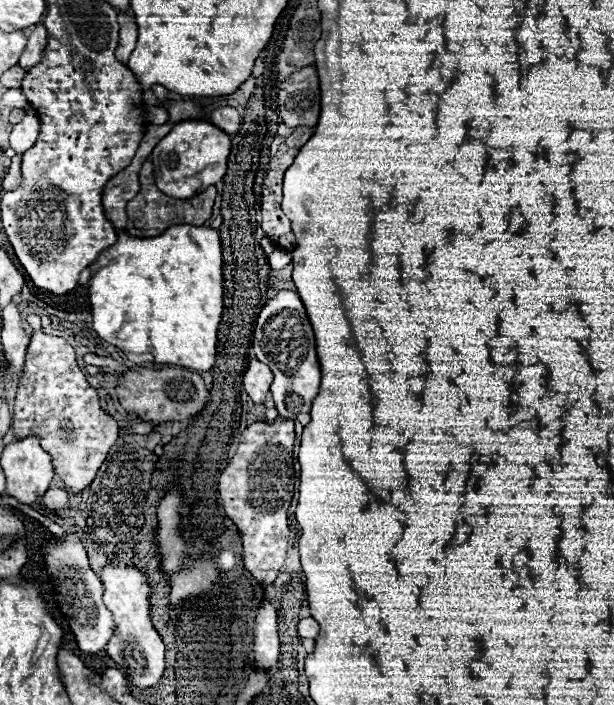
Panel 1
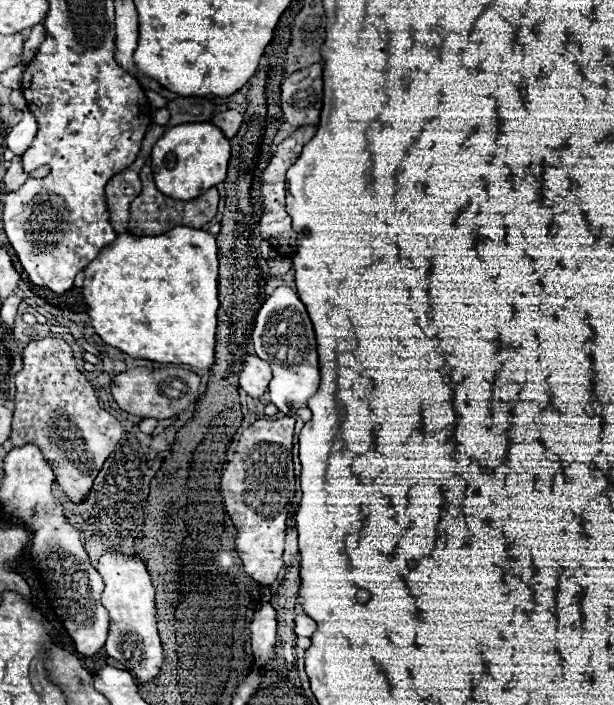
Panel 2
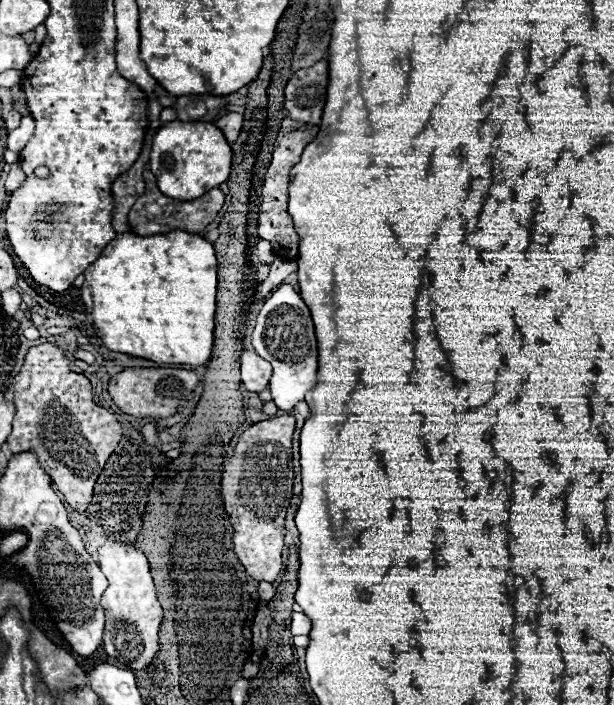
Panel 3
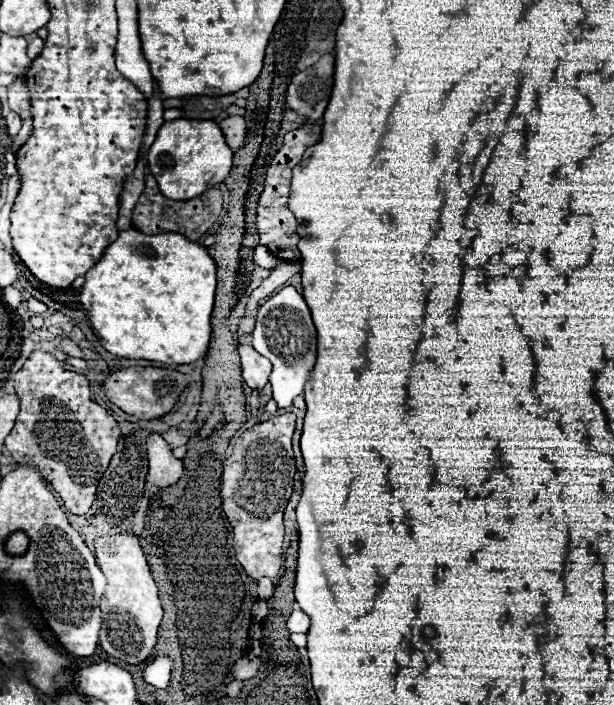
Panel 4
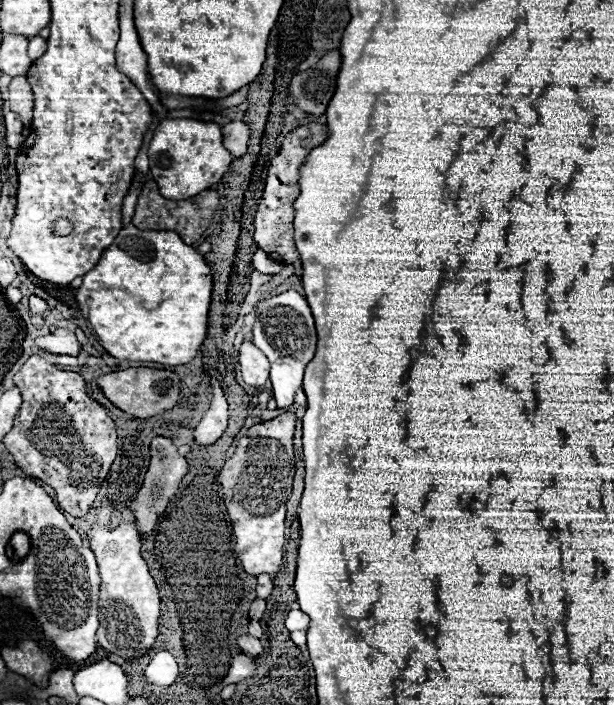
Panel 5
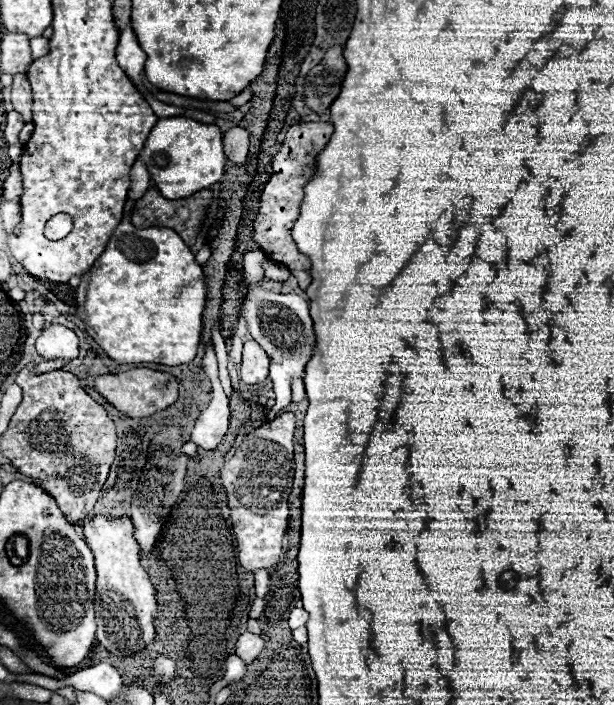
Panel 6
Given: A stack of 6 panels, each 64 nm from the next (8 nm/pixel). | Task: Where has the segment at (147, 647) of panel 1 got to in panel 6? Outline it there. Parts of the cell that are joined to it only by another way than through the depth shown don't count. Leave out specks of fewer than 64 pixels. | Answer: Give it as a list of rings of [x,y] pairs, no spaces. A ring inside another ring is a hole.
[[[92,518],[84,526],[84,540],[96,556],[96,624],[98,642],[116,656],[130,656],[144,650],[154,640],[154,618],[158,612],[156,590],[148,572],[140,564],[140,546],[134,538],[130,518]]]

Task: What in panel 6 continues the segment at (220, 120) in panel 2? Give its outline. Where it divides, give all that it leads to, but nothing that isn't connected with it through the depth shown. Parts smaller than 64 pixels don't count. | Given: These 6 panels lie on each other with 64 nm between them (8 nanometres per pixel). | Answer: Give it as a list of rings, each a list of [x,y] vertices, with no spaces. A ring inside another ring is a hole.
[[[232,126],[224,132],[224,152],[232,164],[244,164],[248,156],[248,132],[242,126]]]

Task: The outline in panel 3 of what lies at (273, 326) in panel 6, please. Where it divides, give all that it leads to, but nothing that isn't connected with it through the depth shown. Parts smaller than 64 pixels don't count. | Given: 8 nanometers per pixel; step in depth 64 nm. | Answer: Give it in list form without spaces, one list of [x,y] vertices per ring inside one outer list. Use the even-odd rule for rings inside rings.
[[[282,284],[280,288],[276,288],[274,296],[276,306],[262,306],[258,314],[252,344],[256,354],[260,354],[274,366],[274,374],[270,380],[274,404],[278,406],[278,410],[290,412],[298,402],[304,402],[306,392],[310,392],[316,386],[316,336],[306,304],[290,284]]]

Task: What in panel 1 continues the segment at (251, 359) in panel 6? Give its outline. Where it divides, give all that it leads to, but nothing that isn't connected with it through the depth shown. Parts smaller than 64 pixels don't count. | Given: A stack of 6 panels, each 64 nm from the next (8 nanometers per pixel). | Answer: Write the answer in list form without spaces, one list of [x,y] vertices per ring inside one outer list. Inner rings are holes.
[[[252,360],[246,374],[244,374],[244,390],[248,392],[248,396],[252,398],[254,404],[264,404],[264,398],[270,392],[270,384],[272,384],[272,372],[268,370],[268,366],[264,366],[258,360]]]

